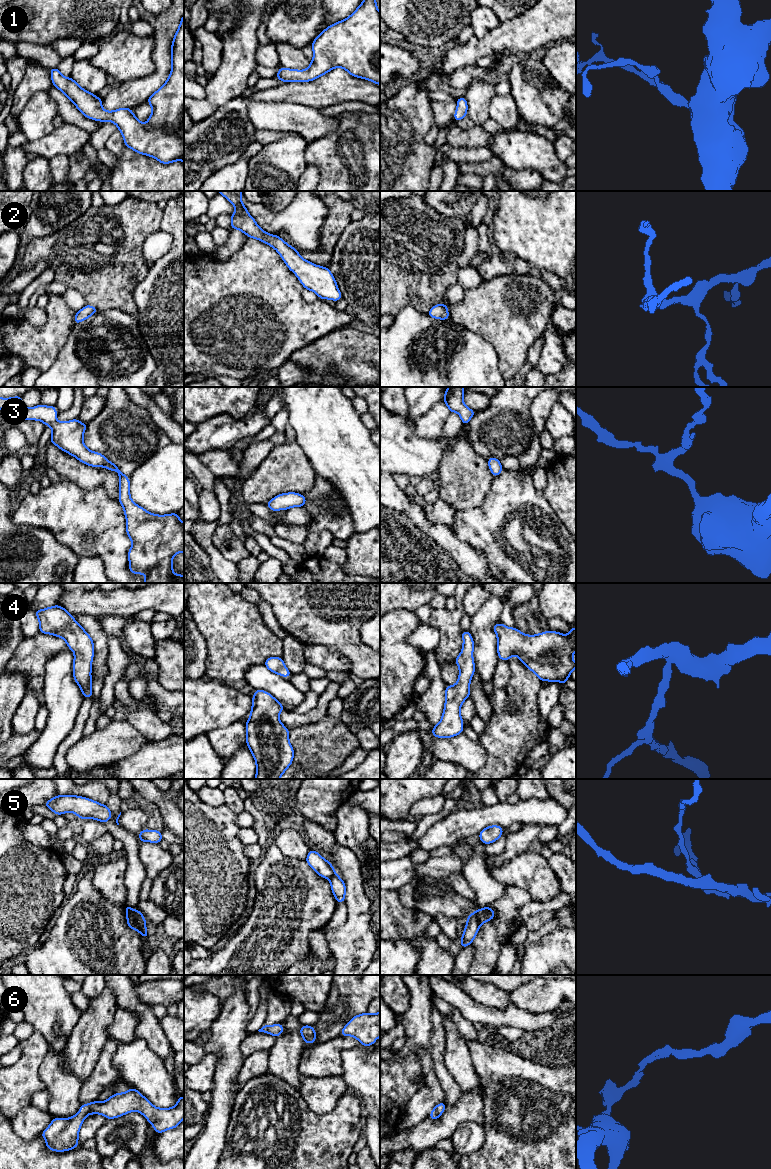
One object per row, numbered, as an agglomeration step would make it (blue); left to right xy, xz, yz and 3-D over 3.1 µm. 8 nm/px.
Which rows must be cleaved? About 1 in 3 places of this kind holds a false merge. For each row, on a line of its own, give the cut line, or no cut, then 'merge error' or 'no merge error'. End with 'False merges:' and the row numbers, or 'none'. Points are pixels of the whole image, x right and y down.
1: no cut | no merge error
2: no cut | no merge error
3: no cut | no merge error
4: no cut | no merge error
5: xy (134, 910), (134, 916), (140, 931) | merge error
6: no cut | no merge error
False merges: 5

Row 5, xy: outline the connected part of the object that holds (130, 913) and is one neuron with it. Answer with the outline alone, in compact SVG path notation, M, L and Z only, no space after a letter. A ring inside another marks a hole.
M127 904L125 905L125 908L126 908L126 918L127 918L128 927L140 932L139 925L135 918L135 910L133 910Z

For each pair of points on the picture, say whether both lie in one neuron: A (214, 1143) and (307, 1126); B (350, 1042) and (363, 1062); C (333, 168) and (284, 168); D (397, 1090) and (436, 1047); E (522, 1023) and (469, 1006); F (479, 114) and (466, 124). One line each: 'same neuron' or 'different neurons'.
A: different neurons
B: different neurons
C: different neurons
D: different neurons
E: same neuron
F: different neurons

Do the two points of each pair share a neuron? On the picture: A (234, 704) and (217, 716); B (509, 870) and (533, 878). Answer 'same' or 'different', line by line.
A: same
B: same

